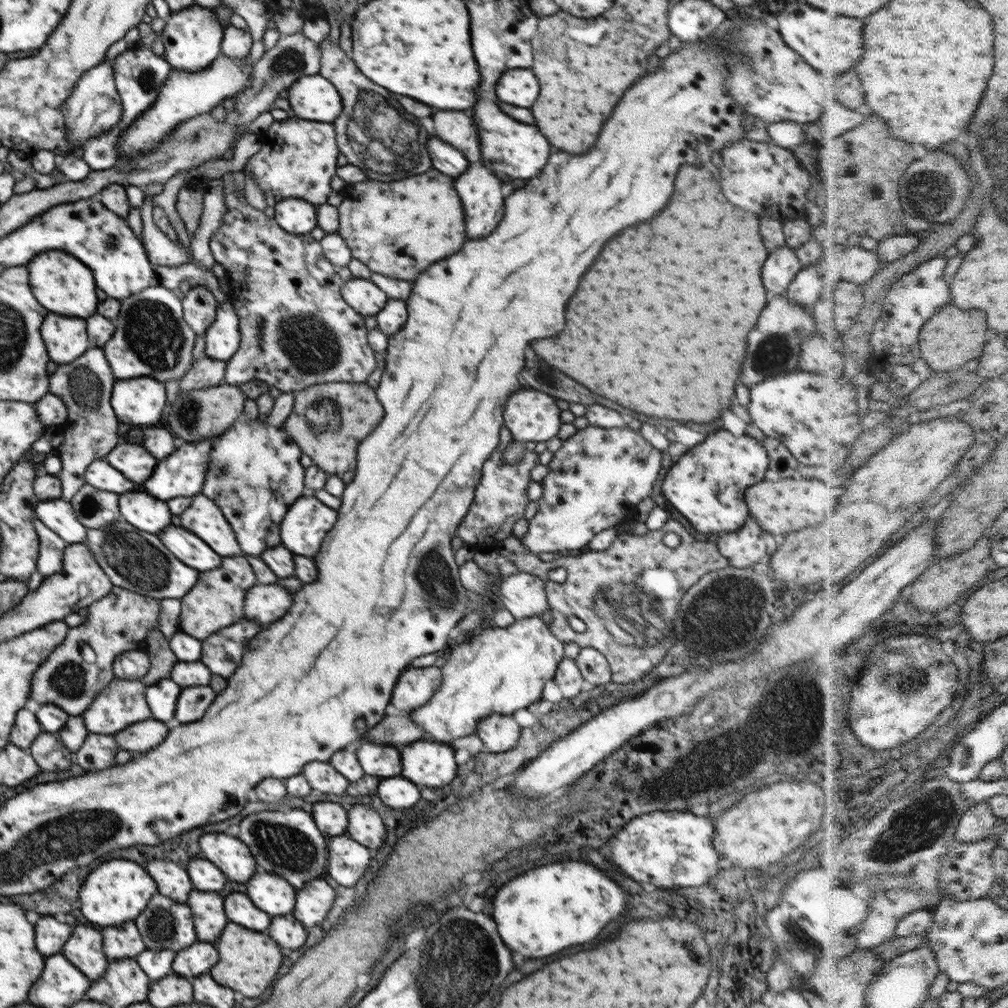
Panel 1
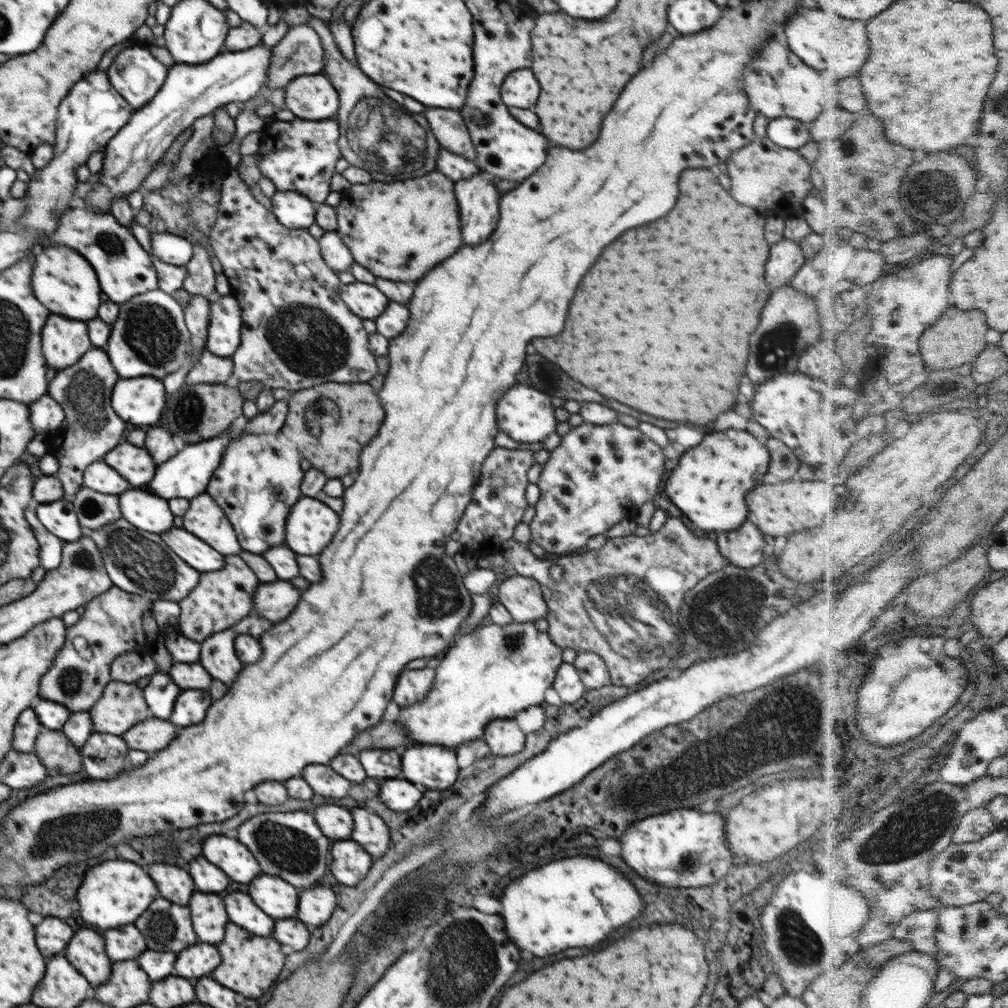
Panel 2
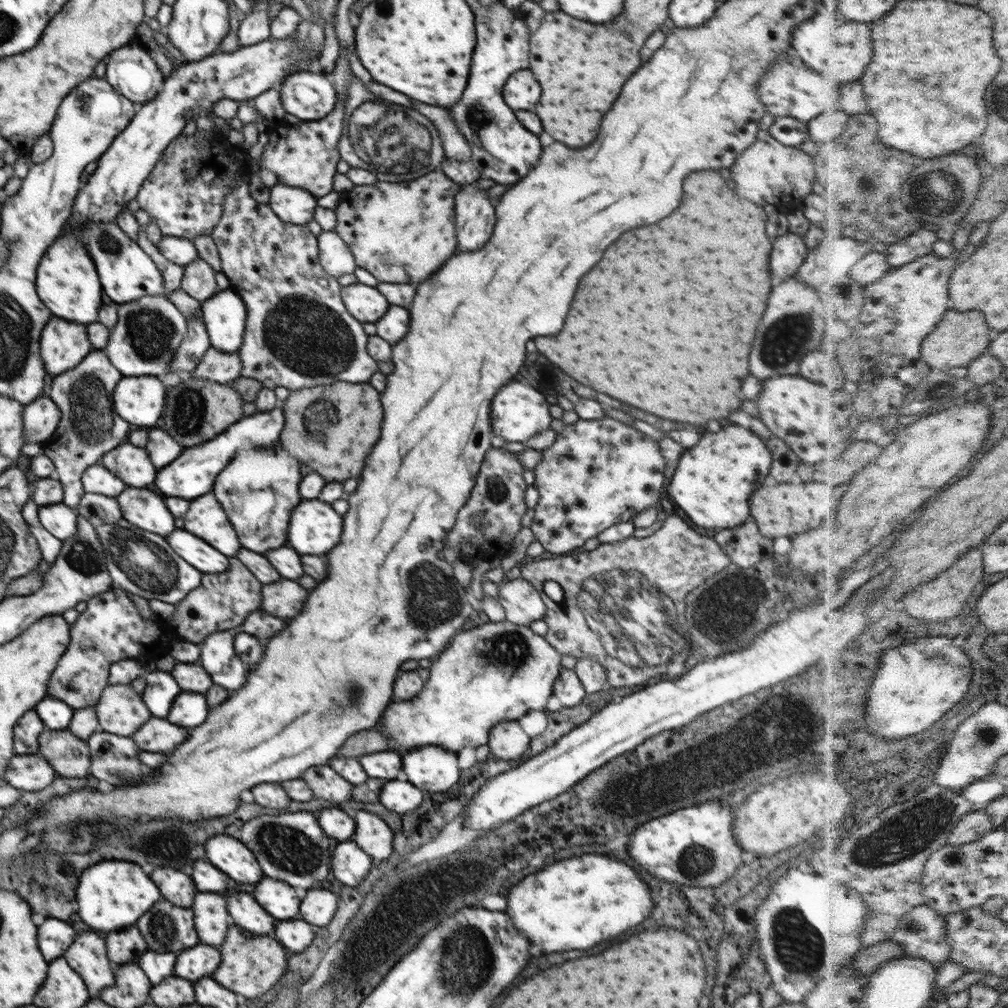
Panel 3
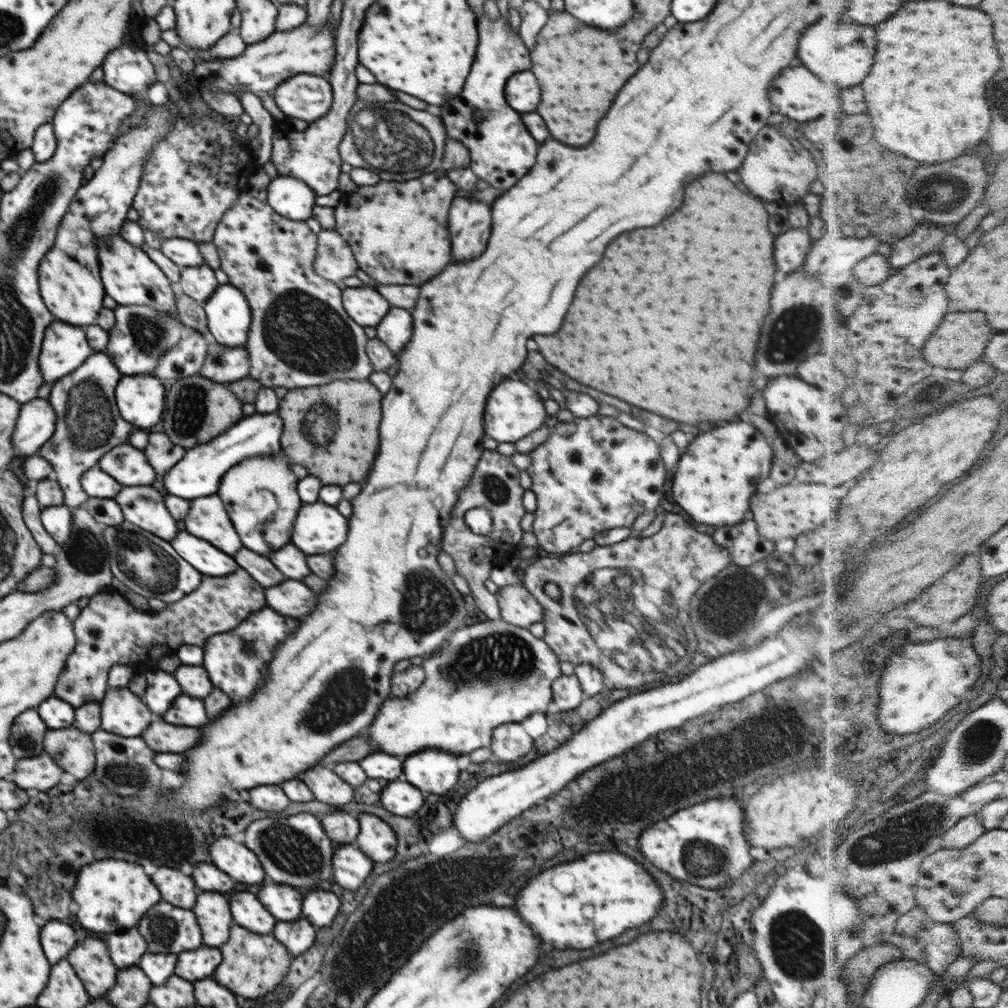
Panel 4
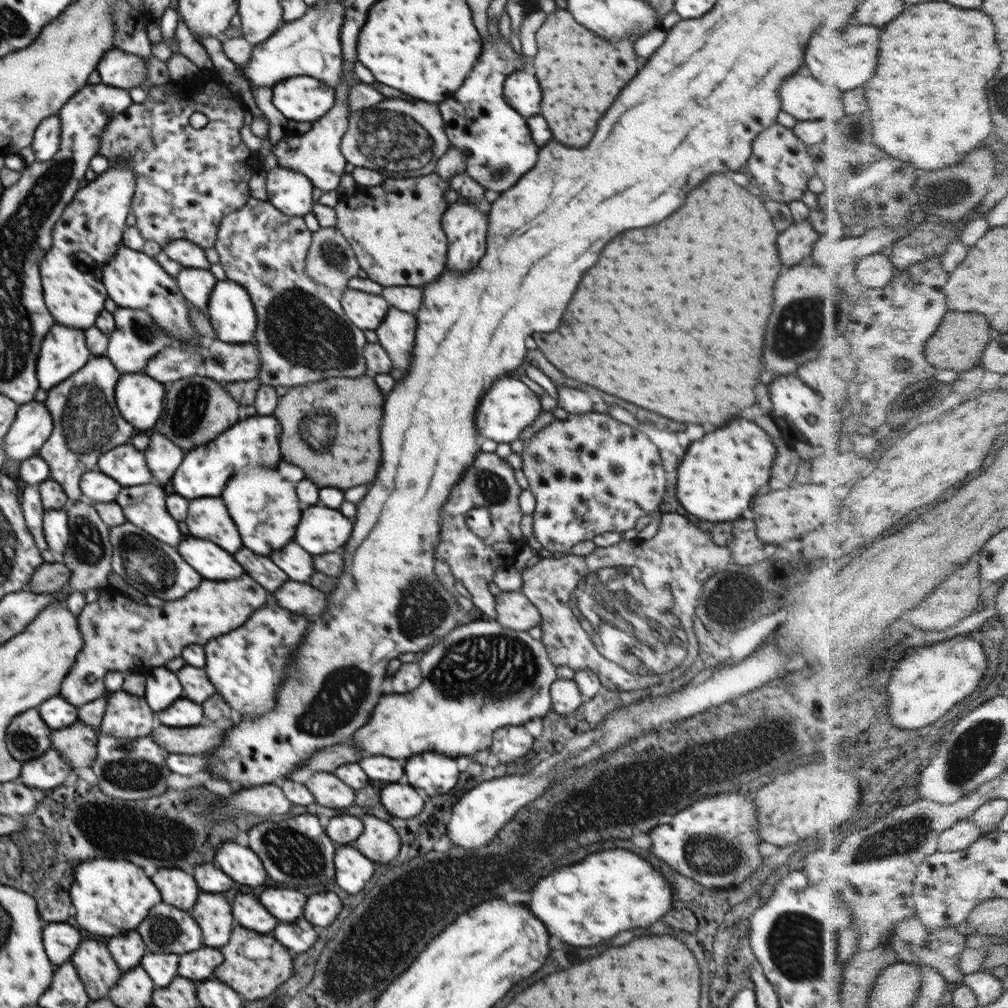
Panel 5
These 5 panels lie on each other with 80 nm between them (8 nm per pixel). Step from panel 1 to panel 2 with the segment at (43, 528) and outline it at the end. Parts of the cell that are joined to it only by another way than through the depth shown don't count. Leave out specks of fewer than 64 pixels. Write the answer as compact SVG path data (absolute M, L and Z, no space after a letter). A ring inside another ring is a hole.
M35 505L28 507L24 511L26 520L28 524L32 527L35 537L39 542L39 555L40 562L39 565L43 566L48 573L49 570L54 570L59 567L63 546L65 541L58 538L55 534L52 534L37 517L37 512L35 511Z

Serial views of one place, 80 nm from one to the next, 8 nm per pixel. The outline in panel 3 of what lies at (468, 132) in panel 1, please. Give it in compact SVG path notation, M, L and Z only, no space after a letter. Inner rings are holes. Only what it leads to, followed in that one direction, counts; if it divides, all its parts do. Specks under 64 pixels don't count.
M411 99L414 108L428 116L434 124L436 124L437 131L443 142L443 149L445 152L445 158L448 160L458 160L460 162L466 162L471 160L471 150L467 143L467 138L464 138L457 126L454 126L455 122L450 118L450 114L444 110L444 108L438 108L438 106L428 106L422 102L418 102Z

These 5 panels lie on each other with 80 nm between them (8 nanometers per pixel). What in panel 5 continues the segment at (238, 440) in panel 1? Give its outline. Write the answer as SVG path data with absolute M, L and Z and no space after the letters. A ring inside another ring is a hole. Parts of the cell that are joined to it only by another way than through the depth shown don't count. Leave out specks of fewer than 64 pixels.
M249 468L237 472L224 488L224 502L232 520L236 522L242 542L256 554L268 557L274 550L280 550L293 540L303 508L296 493L296 484L284 479L278 469Z

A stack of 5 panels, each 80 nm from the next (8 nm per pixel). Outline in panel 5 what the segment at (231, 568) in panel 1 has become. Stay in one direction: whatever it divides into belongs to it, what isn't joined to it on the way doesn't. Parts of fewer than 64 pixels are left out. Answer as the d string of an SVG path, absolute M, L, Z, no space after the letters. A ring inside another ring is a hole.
M244 573L236 580L203 579L185 597L171 601L164 600L161 607L141 605L122 594L98 597L94 602L88 603L77 616L85 645L77 654L67 677L62 681L59 695L76 708L89 704L107 692L103 680L109 672L114 670L131 672L136 666L146 666L149 669L162 667L172 658L181 656L182 649L186 646L205 645L210 639L240 628L250 618L251 613L267 601L268 596L269 592L260 586L260 583Z

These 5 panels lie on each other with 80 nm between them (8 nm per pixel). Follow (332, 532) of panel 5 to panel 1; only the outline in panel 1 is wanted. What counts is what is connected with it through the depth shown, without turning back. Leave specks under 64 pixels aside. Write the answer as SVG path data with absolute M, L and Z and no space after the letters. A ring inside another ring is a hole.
M298 498L280 528L282 544L294 554L318 554L322 540L336 524L336 510L324 506L318 498Z

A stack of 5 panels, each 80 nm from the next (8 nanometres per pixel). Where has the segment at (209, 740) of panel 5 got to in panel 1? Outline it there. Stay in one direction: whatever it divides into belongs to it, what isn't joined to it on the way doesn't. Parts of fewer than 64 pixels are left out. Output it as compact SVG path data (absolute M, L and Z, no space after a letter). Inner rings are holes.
M153 718L132 724L113 735L115 742L119 744L119 750L136 753L156 748L160 742L166 740L166 736L168 736L168 726Z

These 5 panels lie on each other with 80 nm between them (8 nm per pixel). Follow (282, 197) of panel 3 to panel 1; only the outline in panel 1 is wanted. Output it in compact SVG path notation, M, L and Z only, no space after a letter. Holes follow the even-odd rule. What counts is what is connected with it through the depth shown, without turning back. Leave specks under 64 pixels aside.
M281 198L274 205L275 222L288 234L310 234L317 227L317 208L301 198Z

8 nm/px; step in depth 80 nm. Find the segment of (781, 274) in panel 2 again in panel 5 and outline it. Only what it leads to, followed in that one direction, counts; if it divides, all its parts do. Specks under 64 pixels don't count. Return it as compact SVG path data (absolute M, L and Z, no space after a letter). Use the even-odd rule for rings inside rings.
M808 219L792 224L778 236L778 252L782 262L794 266L800 264L802 258L807 260L812 255L814 244L820 240Z

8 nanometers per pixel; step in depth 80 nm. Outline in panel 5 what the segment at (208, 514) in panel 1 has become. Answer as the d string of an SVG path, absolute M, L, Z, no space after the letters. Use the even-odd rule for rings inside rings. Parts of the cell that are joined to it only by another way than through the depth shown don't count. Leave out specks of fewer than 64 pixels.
M222 498L192 499L186 524L192 536L216 542L232 554L243 547L239 530L232 522Z

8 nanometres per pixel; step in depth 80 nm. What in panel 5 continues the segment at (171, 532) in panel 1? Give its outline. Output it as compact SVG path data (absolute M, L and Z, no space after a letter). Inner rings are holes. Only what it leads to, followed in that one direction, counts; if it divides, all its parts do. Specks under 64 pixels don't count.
M184 538L176 550L180 556L208 580L236 580L245 570L234 560L234 556L214 542L200 540L200 538Z

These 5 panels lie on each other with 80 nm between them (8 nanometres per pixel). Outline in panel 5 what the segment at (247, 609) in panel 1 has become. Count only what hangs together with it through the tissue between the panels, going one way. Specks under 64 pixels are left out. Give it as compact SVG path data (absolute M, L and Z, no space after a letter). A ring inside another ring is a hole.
M288 579L284 586L272 594L276 602L279 602L280 606L286 610L308 616L311 619L317 618L328 608L328 596L324 592L312 588L309 582L296 582Z

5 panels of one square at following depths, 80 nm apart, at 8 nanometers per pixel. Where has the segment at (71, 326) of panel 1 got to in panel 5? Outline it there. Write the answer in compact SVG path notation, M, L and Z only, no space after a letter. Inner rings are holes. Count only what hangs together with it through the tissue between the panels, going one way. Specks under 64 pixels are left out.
M52 326L38 354L36 374L39 387L49 391L88 364L92 358L83 330Z

